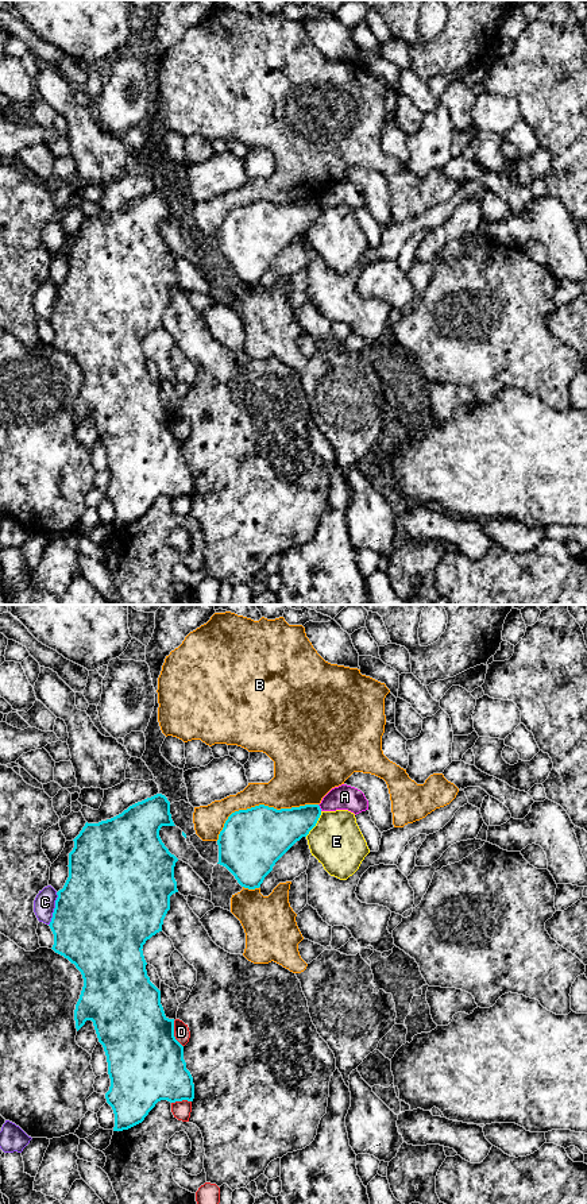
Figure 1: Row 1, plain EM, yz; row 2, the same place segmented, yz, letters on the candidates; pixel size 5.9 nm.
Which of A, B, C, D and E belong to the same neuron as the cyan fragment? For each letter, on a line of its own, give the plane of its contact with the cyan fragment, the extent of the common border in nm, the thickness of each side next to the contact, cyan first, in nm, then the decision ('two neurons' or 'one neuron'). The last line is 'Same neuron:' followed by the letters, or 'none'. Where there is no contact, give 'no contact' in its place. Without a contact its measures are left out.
A: contact in yz; length 50 nm; calibres 220 and 150 nm; two neurons
B: contact in yz; length 650 nm; calibres 380 and 280 nm; two neurons
C: contact in yz; length 200 nm; calibres 500 and 130 nm; two neurons
D: contact in yz; length 170 nm; calibres 460 and 100 nm; two neurons
E: contact in yz; length 180 nm; calibres 260 and 320 nm; two neurons
Same neuron: none

